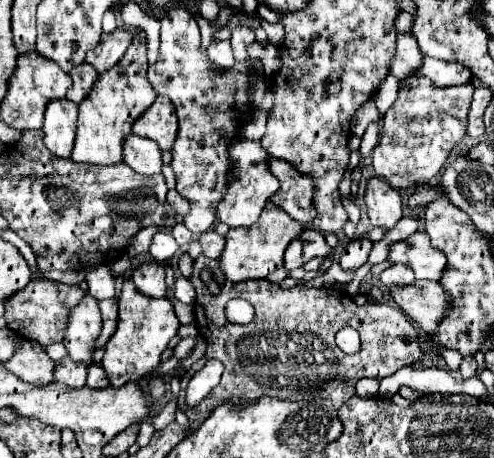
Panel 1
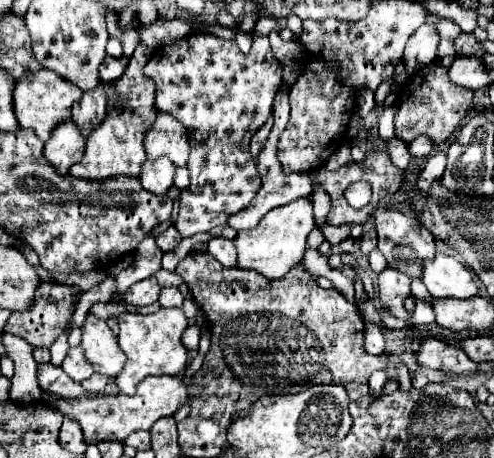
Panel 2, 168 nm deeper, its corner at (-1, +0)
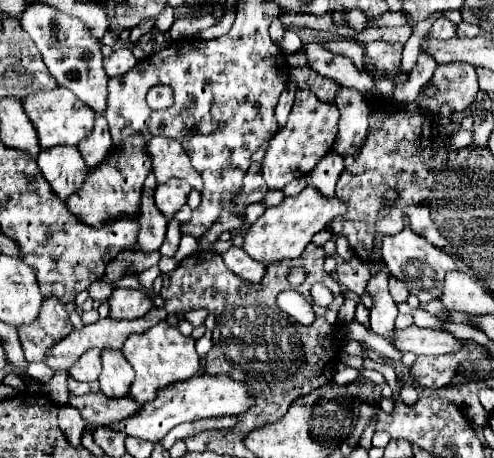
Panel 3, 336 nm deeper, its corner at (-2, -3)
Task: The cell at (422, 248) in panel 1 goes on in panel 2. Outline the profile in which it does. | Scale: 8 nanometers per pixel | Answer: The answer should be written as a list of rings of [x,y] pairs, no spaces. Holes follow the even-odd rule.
[[[437,253],[433,261],[425,261],[425,265],[421,265],[421,281],[433,297],[467,299],[477,295],[468,267],[445,253]]]

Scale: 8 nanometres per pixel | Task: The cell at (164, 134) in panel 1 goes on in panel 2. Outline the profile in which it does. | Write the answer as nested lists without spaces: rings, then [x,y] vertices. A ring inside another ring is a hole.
[[[159,113],[151,129],[145,131],[145,151],[149,159],[165,155],[175,165],[183,167],[189,157],[185,127],[175,117],[169,117],[169,113]]]

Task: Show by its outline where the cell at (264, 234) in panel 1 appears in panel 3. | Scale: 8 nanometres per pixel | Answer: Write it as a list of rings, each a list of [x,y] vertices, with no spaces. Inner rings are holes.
[[[306,186],[300,194],[290,196],[286,200],[282,200],[282,204],[268,208],[264,212],[264,216],[258,218],[256,224],[250,226],[250,230],[244,236],[244,250],[258,262],[262,264],[272,264],[272,262],[280,262],[284,258],[298,258],[304,248],[308,246],[308,242],[312,240],[312,236],[320,230],[324,230],[336,216],[342,216],[346,212],[346,202],[332,196],[324,196],[320,190],[316,190],[314,186]]]

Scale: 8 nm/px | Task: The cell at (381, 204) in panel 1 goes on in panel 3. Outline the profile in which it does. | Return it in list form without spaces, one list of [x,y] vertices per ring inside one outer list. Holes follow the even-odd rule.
[[[408,228],[402,230],[396,236],[386,236],[382,242],[382,256],[384,256],[384,264],[390,268],[390,274],[398,280],[402,280],[410,294],[418,296],[418,300],[422,304],[436,300],[442,294],[442,284],[444,284],[444,276],[446,272],[458,270],[456,262],[442,252],[440,248],[432,246],[430,242],[426,242],[422,236],[410,232]]]

